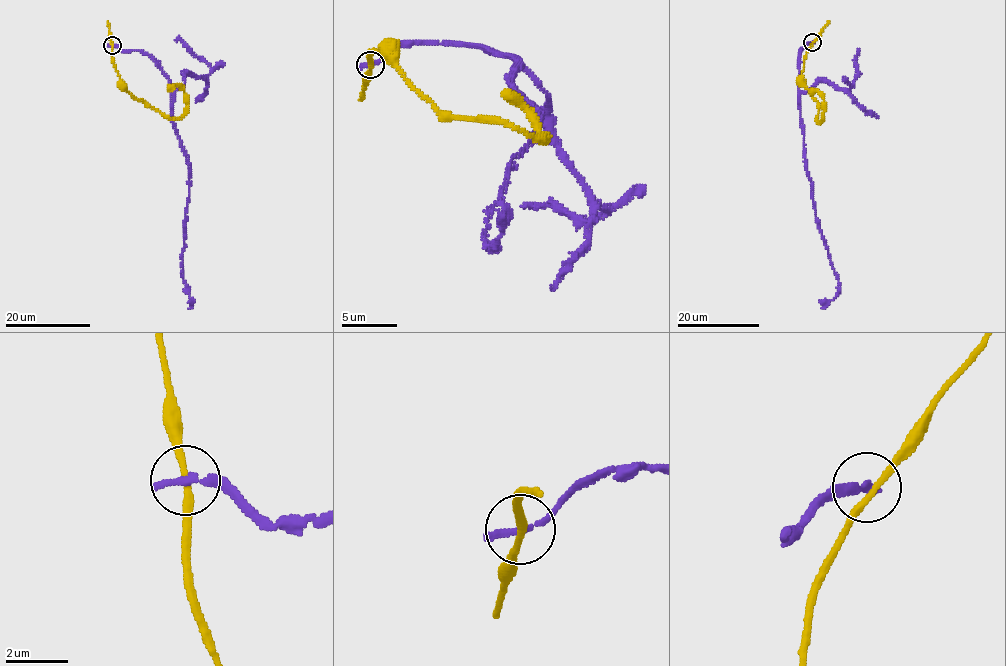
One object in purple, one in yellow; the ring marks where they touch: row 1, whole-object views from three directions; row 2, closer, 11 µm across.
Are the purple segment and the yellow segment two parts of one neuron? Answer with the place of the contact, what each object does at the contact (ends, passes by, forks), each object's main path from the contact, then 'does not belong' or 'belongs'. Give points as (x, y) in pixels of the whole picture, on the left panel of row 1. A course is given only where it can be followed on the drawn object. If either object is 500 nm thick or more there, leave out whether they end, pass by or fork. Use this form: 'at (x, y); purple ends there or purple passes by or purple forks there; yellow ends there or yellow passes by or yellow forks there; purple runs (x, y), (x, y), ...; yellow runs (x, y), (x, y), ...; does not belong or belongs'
at (112, 45); purple ends there; yellow passes by; purple runs (111, 45), (148, 53), (170, 83), (172, 125), (189, 171), (182, 255), (188, 309); yellow runs (111, 46), (114, 67), (123, 88), (168, 116), (178, 119), (185, 107), (185, 93), (176, 85), (167, 89); does not belong

